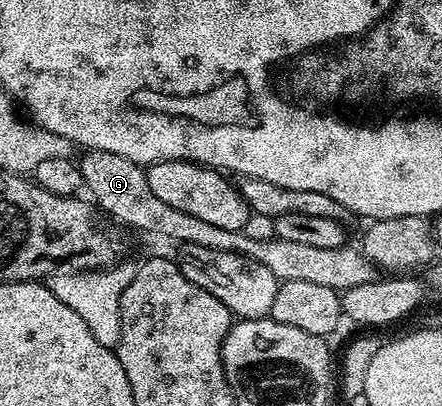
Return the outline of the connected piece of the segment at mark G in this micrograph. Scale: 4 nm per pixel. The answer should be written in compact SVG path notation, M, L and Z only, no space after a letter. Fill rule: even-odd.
M94 149L80 155L82 157L79 157L79 164L87 193L90 193L88 196L102 210L105 208L118 221L118 226L126 225L127 228L138 229L141 233L154 233L155 236L166 237L169 241L181 241L182 246L209 245L212 249L238 253L247 259L255 259L255 263L263 263L263 267L267 267L267 271L271 271L271 275L275 275L278 282L320 283L323 287L344 291L378 280L377 266L365 258L360 248L325 249L310 247L304 243L287 243L287 239L279 239L277 236L271 239L250 239L244 231L223 231L223 227L214 227L203 219L195 219L195 215L187 215L187 211L179 211L176 207L163 203L163 199L158 199L152 193L145 169L131 163L131 159Z

